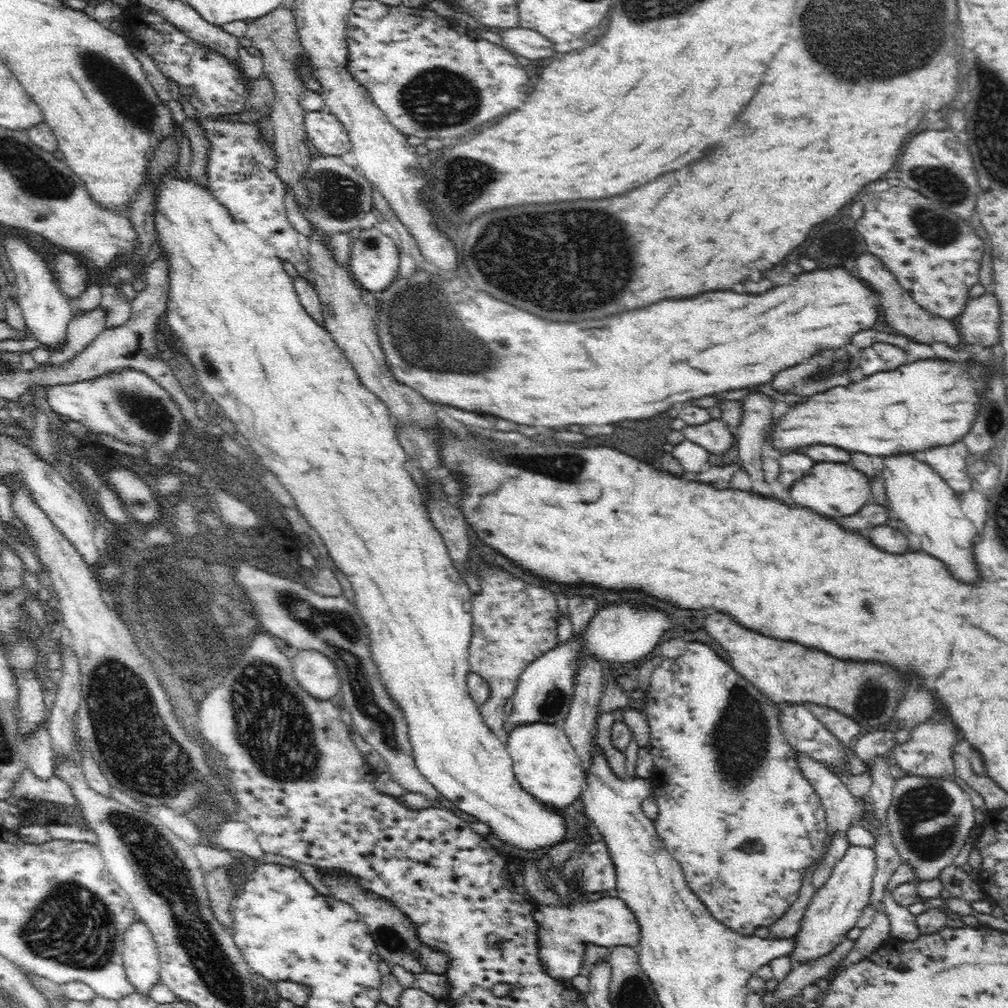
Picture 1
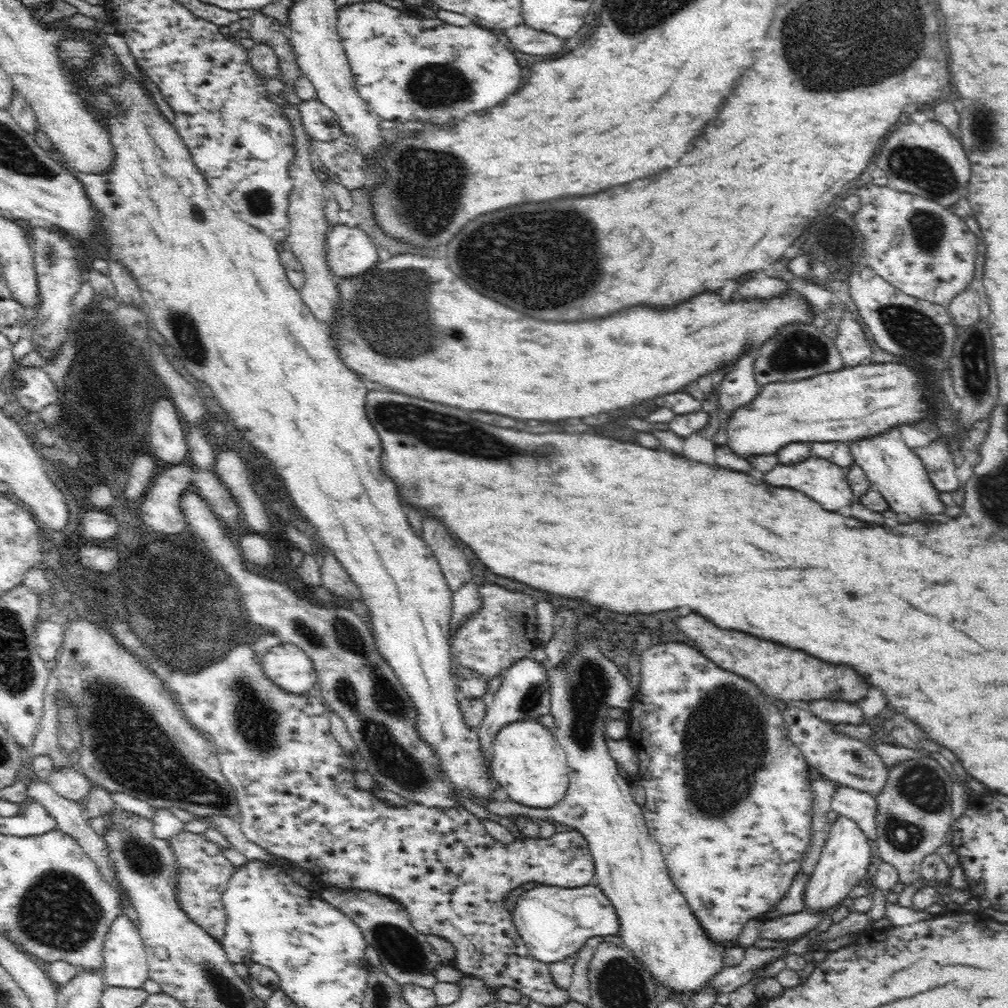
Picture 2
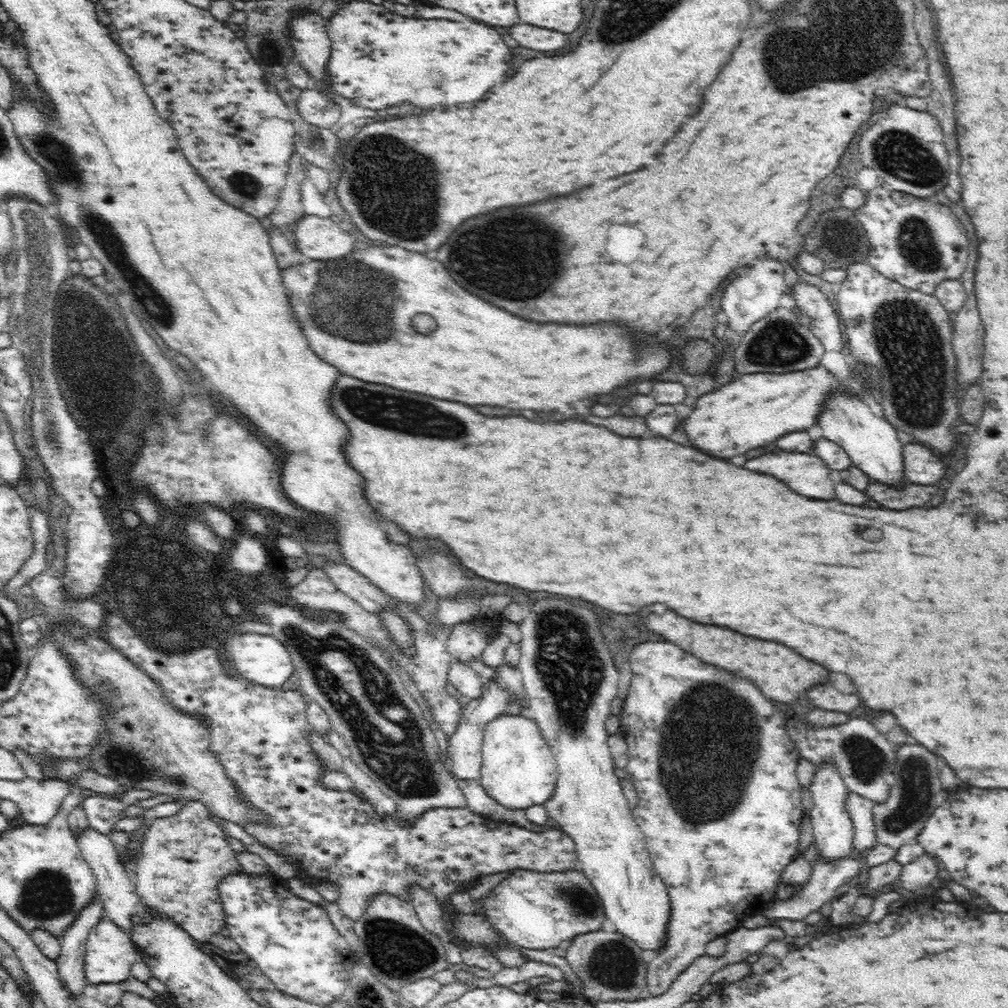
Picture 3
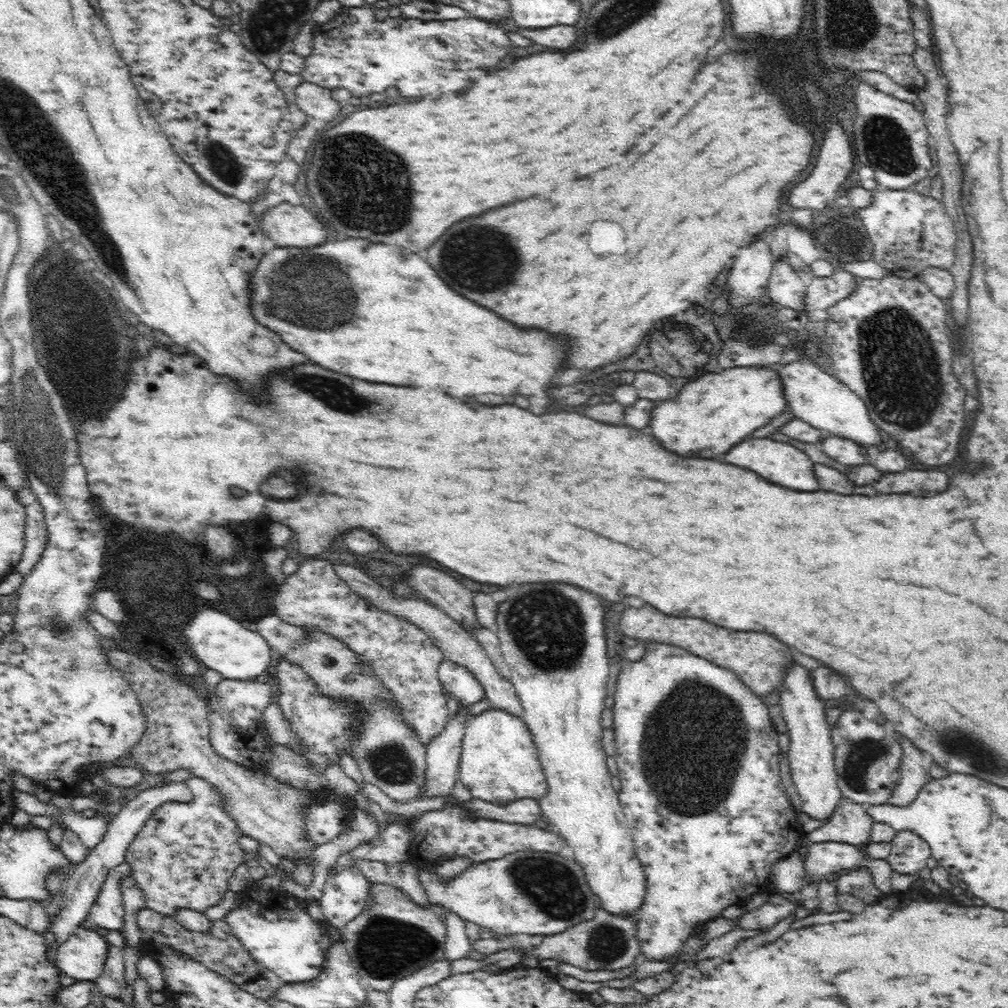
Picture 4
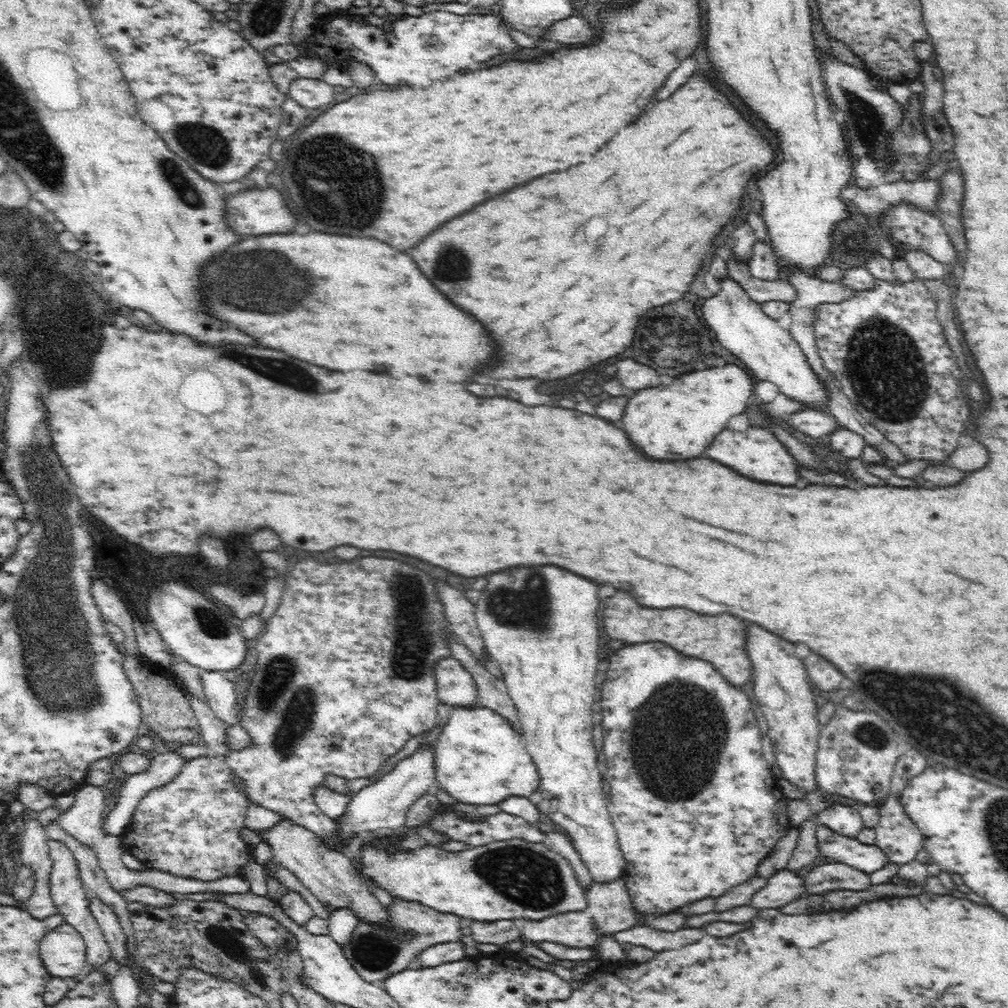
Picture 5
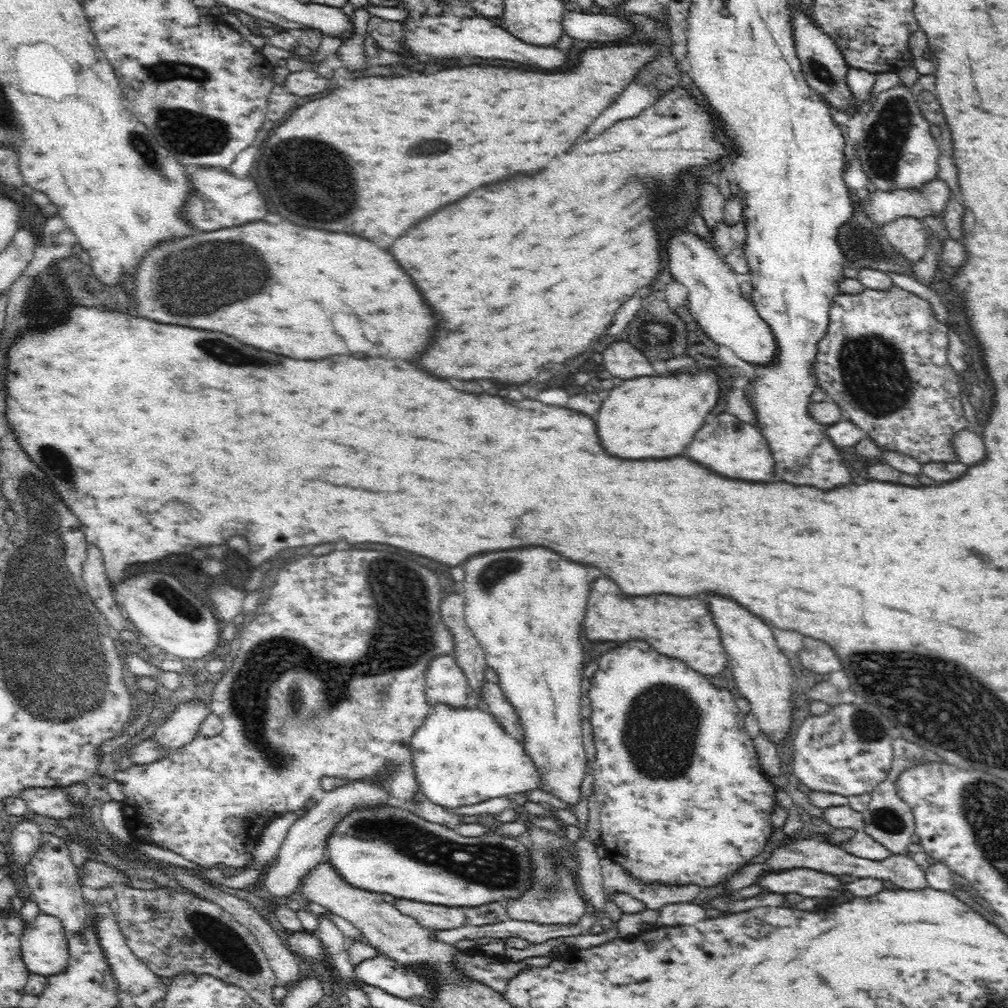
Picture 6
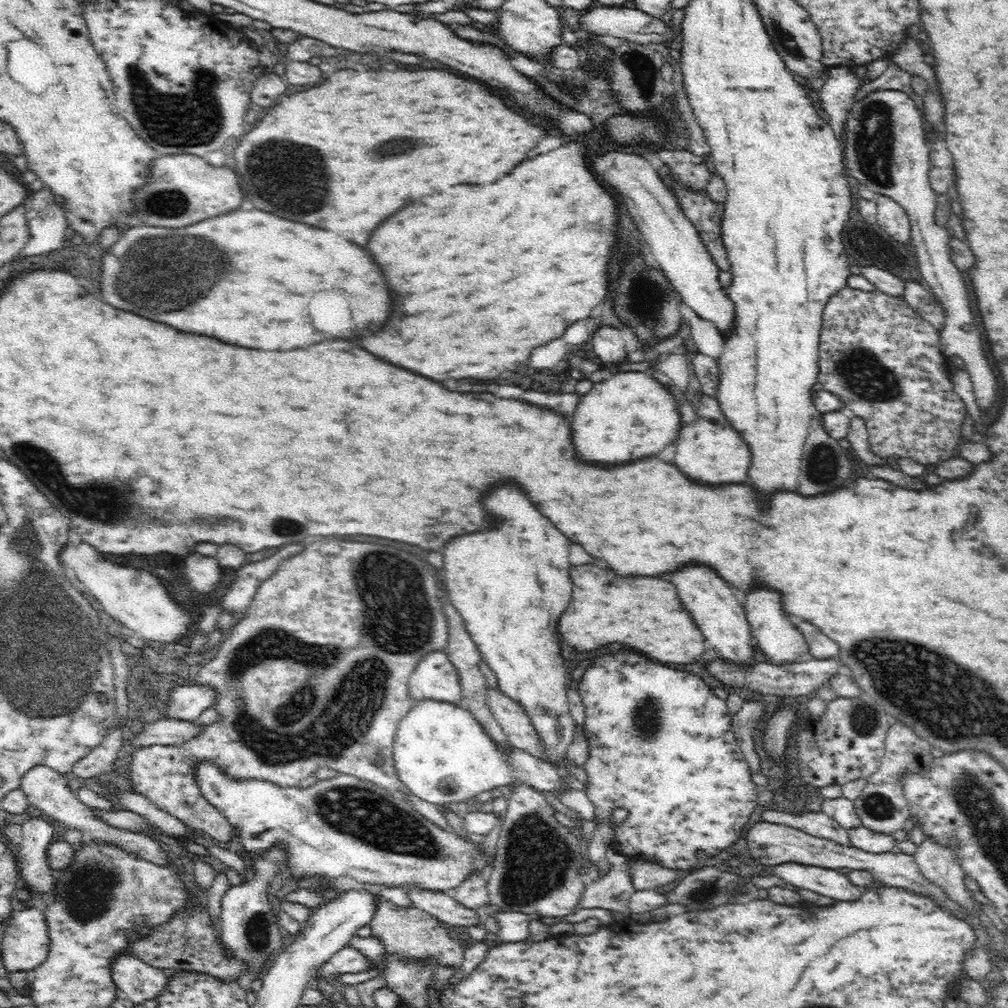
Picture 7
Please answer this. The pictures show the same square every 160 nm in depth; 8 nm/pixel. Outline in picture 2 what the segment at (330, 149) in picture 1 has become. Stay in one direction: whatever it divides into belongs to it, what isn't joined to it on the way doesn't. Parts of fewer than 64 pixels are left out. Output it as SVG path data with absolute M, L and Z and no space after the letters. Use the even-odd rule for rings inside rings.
M318 98L302 101L299 113L309 140L330 142L342 137L343 132L334 112Z

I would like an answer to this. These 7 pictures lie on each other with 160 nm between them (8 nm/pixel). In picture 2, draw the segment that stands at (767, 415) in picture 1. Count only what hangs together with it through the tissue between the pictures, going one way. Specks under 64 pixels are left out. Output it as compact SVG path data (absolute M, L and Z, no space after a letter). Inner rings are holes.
M754 352L746 354L738 362L738 366L724 376L717 395L724 416L730 416L736 407L750 404L760 392L760 385L754 378L752 364L754 364Z

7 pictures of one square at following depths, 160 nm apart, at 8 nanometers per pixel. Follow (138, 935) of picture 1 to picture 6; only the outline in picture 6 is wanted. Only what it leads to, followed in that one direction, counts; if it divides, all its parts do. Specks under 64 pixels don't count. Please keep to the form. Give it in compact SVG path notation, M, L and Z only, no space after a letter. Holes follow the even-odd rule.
M42 913L28 924L20 939L20 956L31 973L48 977L58 974L67 966L65 932L62 922L48 914Z

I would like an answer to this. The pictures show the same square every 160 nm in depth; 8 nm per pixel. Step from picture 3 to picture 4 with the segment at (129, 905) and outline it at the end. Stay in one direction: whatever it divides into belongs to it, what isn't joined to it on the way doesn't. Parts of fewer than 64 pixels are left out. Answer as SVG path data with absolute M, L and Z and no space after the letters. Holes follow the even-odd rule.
M127 863L110 869L90 912L90 920L94 921L96 927L106 930L124 930L126 913L124 913L122 882L131 875L132 869Z

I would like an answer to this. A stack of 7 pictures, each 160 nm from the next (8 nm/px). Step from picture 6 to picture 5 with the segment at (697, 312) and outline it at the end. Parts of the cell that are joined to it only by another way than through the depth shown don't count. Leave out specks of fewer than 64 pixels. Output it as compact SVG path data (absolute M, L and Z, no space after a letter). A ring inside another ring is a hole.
M726 280L720 284L722 292L704 302L702 314L708 328L714 330L718 342L738 356L756 376L757 380L772 382L780 393L804 405L804 410L814 410L821 414L830 414L830 385L814 373L800 345L793 339L792 333L779 321L768 317L760 304L752 301L741 284Z

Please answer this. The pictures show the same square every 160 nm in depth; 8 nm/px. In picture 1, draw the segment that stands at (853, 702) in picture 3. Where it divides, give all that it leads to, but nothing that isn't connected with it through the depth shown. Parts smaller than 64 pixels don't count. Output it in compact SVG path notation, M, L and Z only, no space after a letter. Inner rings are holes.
M813 702L804 703L809 706L809 711L816 717L822 725L826 727L834 736L846 744L854 742L860 734L859 721L838 712L836 709L825 707Z

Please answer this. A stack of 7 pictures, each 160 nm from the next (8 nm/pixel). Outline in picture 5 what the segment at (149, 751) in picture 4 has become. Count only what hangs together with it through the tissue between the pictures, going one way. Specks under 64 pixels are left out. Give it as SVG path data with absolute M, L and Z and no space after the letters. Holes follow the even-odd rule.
M124 654L124 667L127 677L138 695L143 723L156 738L168 746L204 745L201 726L192 714L192 700L183 682L167 668L162 668L141 656ZM284 816L272 828L258 830L256 833L271 849L272 860L283 865L292 874L296 874L296 877L318 900L340 909L351 908L360 918L368 920L368 923L372 925L388 926L388 911L382 908L378 898L370 894L370 890L357 876L346 854L340 854L331 849L316 833Z

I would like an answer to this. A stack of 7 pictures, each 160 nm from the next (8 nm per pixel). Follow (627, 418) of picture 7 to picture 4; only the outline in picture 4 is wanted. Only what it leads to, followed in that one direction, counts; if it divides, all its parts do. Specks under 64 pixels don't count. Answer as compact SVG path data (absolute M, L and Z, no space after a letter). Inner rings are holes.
M734 367L720 374L706 374L688 382L676 400L656 402L648 426L664 448L680 456L714 458L726 454L734 442L742 442L784 412L791 412L784 397L782 376L758 367Z

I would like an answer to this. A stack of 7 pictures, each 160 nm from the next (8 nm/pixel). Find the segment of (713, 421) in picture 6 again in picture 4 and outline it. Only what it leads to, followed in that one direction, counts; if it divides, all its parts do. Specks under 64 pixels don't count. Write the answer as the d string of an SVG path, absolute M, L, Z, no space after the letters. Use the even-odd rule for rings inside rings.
M750 437L750 440L740 442L738 446L734 446L726 456L726 462L730 464L738 464L744 466L756 474L760 474L762 478L792 488L792 490L820 490L818 479L814 472L814 463L806 453L790 444L784 442L774 442L768 437L764 440Z

